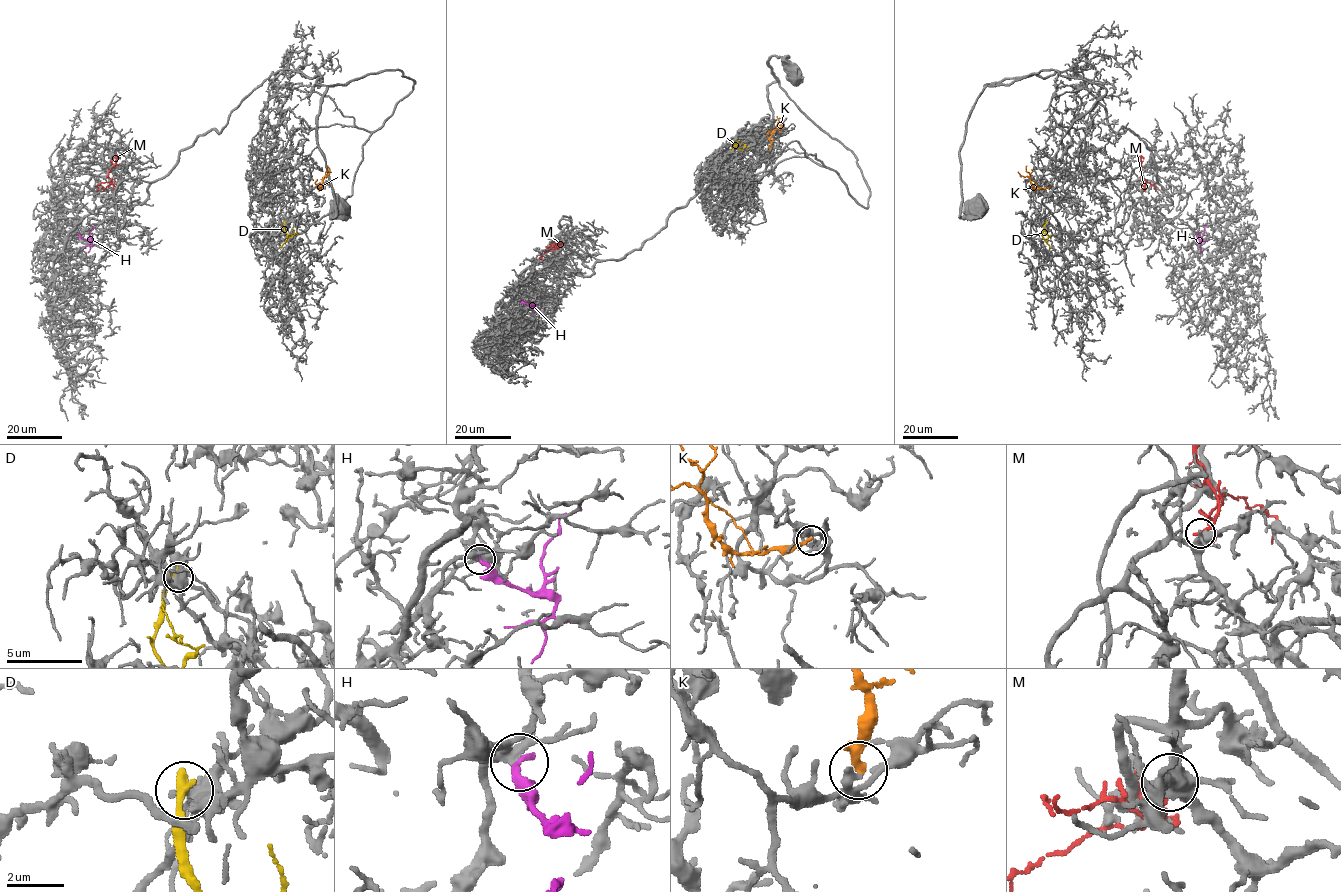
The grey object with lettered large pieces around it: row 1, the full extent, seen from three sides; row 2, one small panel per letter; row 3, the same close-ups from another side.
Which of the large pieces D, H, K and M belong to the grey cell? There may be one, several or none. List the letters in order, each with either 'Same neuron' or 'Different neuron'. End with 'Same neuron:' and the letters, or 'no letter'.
D: Different neuron
H: Same neuron
K: Different neuron
M: Different neuron
Same neuron: H

